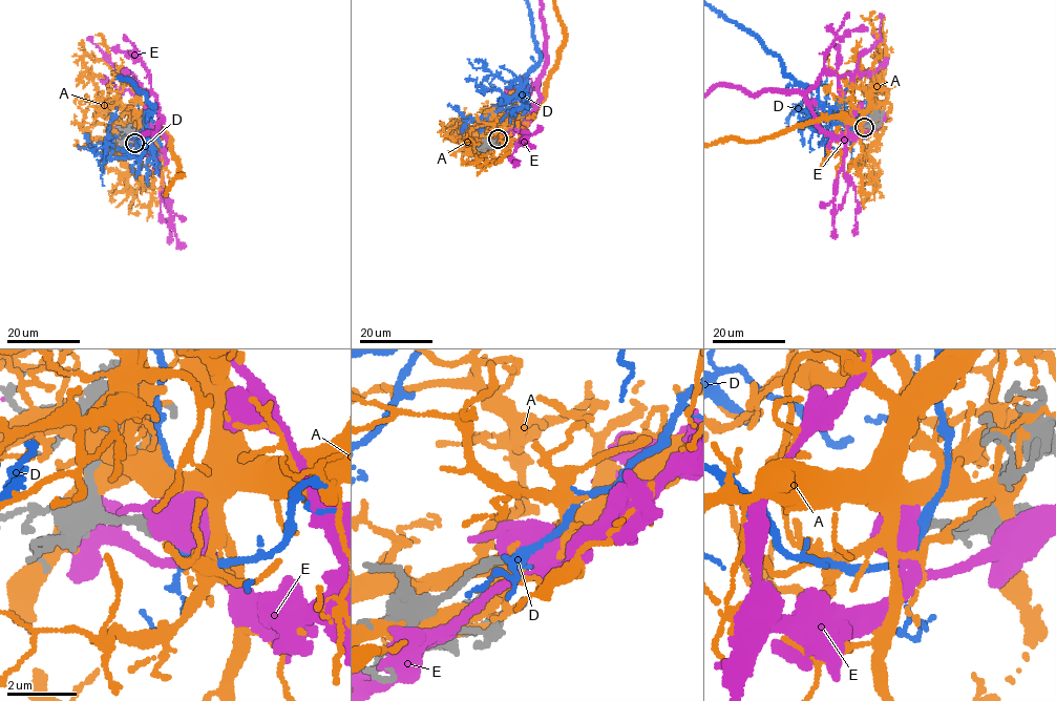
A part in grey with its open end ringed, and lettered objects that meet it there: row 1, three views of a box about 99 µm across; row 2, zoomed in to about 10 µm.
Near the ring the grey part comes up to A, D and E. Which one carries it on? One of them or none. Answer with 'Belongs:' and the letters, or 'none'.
Belongs: none

